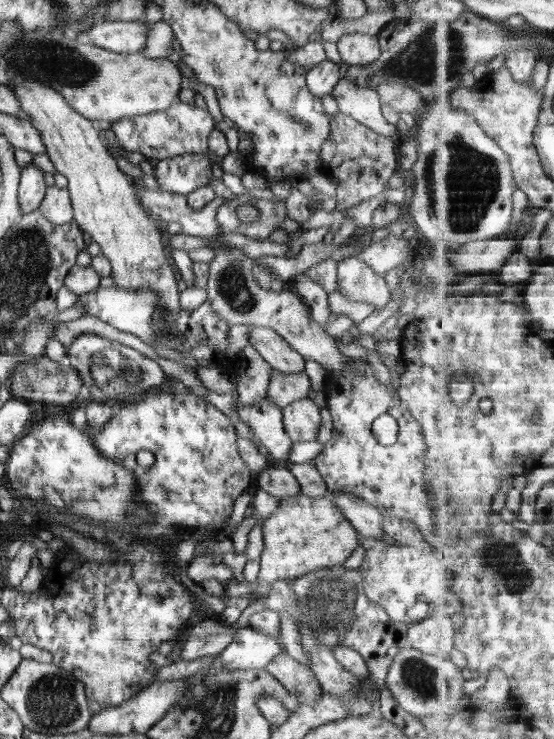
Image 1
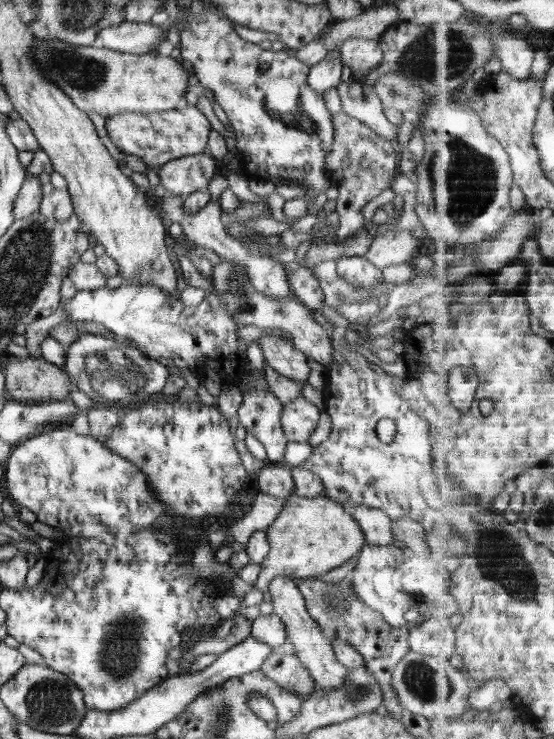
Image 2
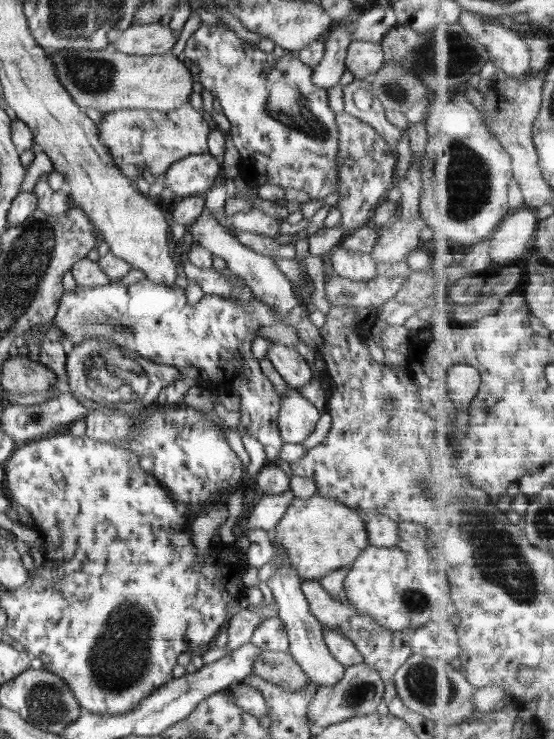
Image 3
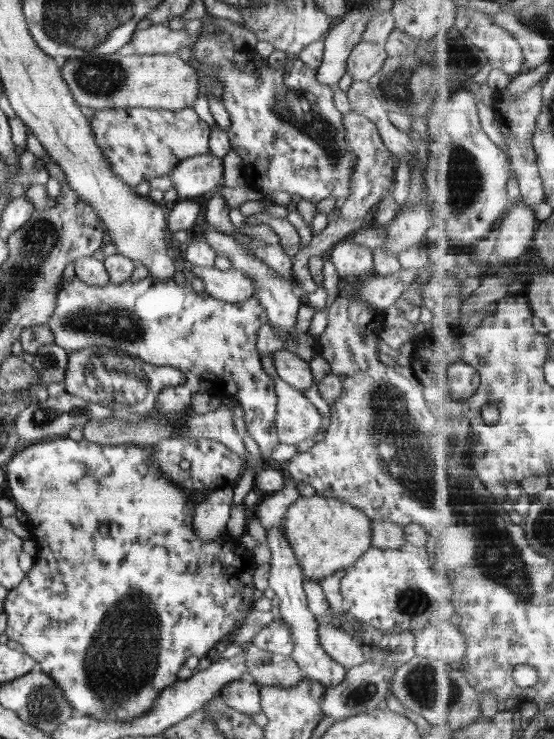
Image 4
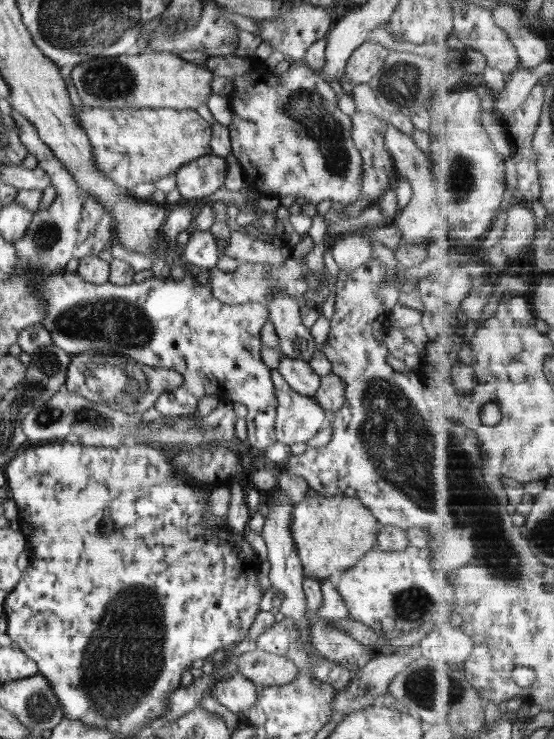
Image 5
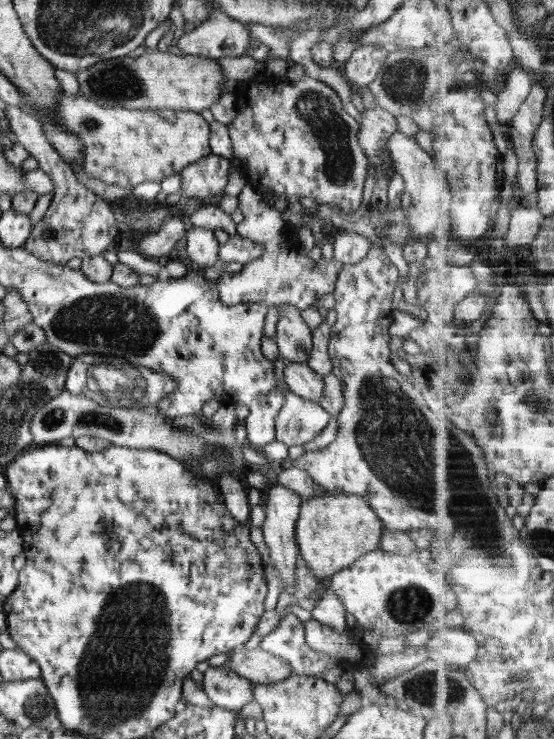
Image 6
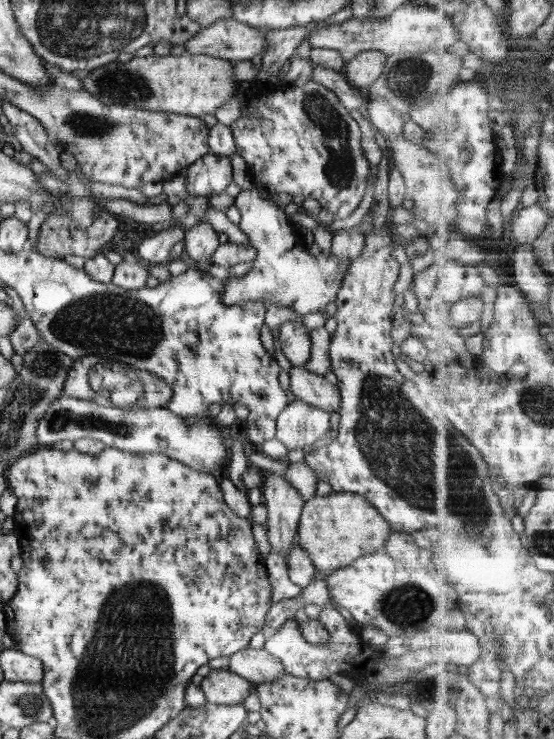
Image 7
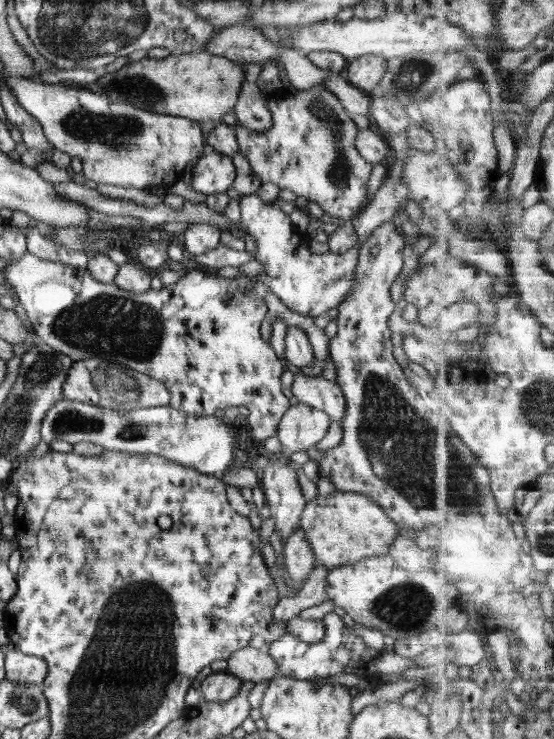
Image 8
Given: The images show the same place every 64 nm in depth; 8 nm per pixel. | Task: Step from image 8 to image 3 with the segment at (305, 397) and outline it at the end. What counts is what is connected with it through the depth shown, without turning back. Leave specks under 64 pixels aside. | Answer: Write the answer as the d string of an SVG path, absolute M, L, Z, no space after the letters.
M272 340L266 357L286 381L288 387L298 390L311 382L313 368L304 360L297 348L287 347Z

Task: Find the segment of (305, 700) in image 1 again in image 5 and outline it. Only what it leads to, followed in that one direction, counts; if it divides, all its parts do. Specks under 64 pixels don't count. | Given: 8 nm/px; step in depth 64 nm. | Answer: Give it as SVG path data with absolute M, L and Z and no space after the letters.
M260 648L230 659L236 664L238 673L256 686L287 685L294 681L299 673L292 660L282 655L272 656Z

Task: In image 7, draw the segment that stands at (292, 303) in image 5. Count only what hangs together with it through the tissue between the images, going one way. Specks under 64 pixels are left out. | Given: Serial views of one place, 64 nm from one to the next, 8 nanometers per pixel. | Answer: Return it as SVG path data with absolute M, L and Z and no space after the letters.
M300 320L280 324L279 338L282 352L293 366L304 367L310 360L311 340L309 330Z

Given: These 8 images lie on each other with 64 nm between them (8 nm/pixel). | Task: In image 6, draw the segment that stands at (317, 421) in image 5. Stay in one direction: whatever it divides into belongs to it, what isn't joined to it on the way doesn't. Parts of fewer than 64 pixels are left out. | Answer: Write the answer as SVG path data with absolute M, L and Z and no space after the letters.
M284 358L275 361L274 375L278 388L284 393L284 404L275 418L275 441L288 447L303 446L314 440L328 424L331 414L322 405L296 396L282 385Z

